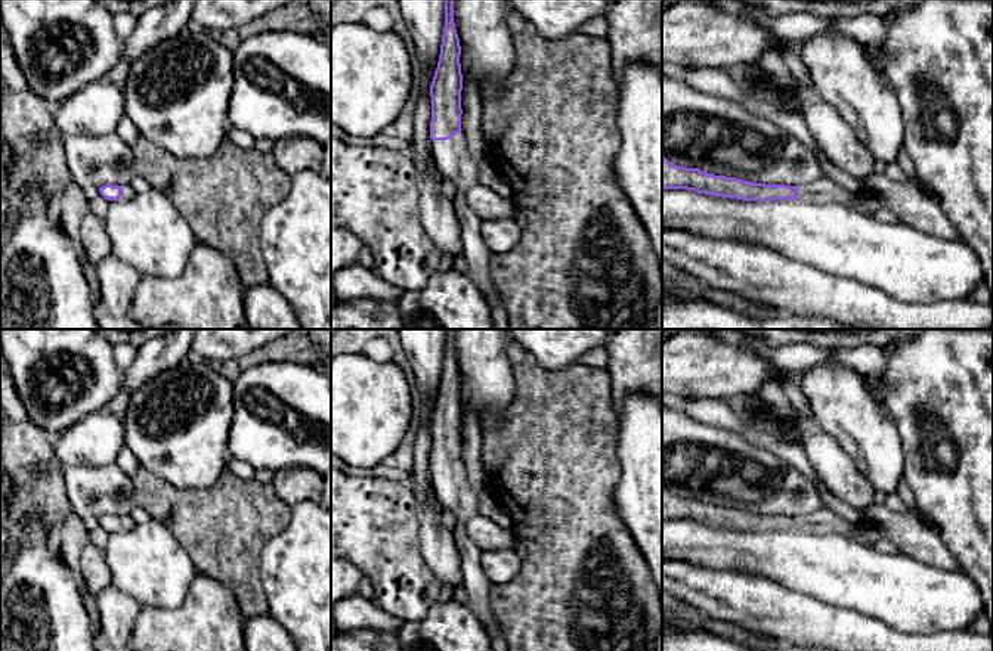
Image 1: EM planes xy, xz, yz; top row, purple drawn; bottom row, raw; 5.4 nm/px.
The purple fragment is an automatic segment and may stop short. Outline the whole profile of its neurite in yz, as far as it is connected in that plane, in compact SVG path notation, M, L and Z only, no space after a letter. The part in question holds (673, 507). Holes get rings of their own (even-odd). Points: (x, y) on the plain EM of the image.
M663 486L662 520L687 520L742 531L799 530L813 534L853 534L853 526L828 508L820 508L804 517L752 514L736 508L709 505L699 499L674 496Z

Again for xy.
M105 515L105 517L99 518L99 523L109 533L117 531L117 530L126 531L133 527L133 521L129 517Z

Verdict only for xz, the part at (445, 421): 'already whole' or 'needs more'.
needs more

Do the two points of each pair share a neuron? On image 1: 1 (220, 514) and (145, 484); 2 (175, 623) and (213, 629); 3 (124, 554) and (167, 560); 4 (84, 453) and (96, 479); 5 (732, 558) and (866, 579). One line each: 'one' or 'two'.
1: one
2: one
3: one
4: two
5: one

